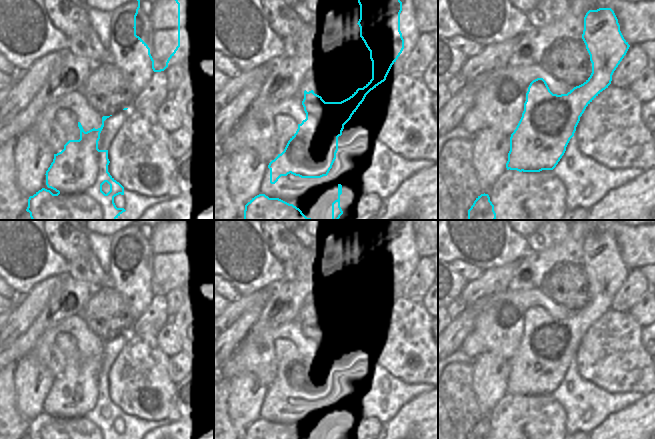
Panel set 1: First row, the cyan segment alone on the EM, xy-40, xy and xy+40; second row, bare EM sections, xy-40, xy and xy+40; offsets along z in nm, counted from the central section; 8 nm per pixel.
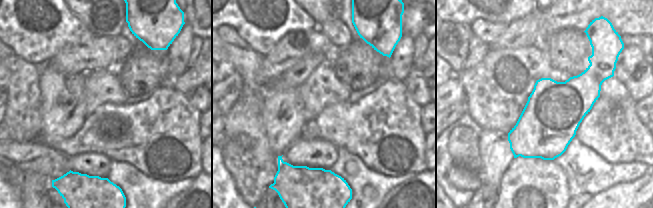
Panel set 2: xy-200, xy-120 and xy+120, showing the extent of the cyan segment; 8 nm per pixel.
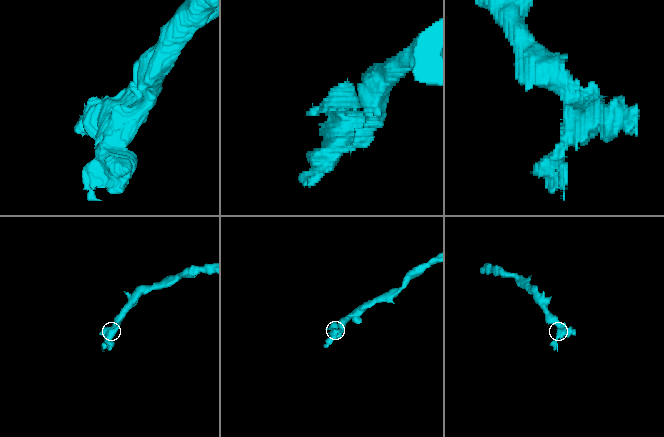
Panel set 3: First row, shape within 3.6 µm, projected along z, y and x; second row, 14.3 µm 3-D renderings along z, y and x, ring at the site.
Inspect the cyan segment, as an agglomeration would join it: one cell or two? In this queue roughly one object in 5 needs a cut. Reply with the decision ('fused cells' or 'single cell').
fused cells

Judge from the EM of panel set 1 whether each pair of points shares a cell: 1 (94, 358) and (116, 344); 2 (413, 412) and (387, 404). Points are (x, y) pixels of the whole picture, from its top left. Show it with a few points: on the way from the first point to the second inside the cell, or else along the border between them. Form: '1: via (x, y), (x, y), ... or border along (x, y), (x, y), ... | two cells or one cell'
1: via (99, 358), (102, 358), (111, 349) | one cell
2: border along (414, 398), (386, 417), (381, 423) | two cells

